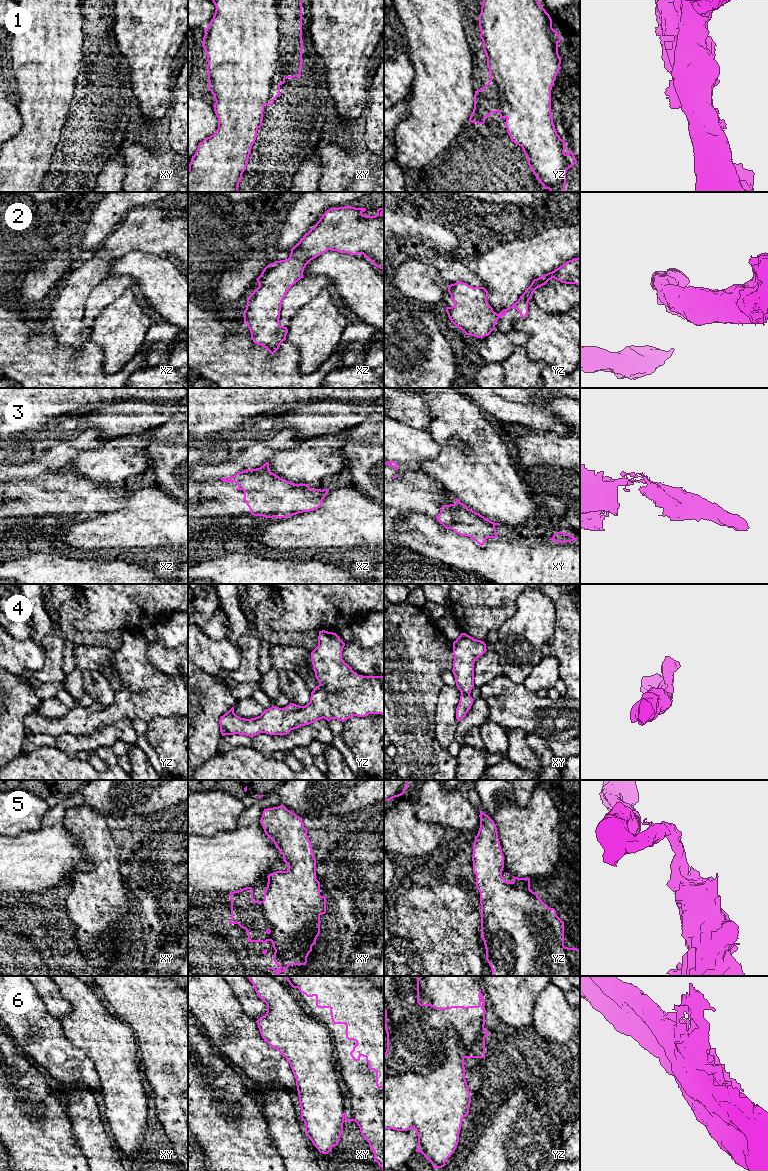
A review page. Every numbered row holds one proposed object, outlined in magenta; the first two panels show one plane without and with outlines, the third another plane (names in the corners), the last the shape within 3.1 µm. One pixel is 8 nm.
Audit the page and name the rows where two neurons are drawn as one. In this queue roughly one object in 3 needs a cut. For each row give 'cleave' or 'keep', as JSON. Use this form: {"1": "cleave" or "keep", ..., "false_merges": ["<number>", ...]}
{"1": "keep", "2": "keep", "3": "keep", "4": "keep", "5": "keep", "6": "cleave", "false_merges": ["6"]}

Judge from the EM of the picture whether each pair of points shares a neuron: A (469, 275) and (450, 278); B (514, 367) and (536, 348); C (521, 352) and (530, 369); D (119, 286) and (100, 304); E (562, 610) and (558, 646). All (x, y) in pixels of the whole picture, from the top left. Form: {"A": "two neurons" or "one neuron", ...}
{"A": "one neuron", "B": "two neurons", "C": "one neuron", "D": "one neuron", "E": "one neuron"}

